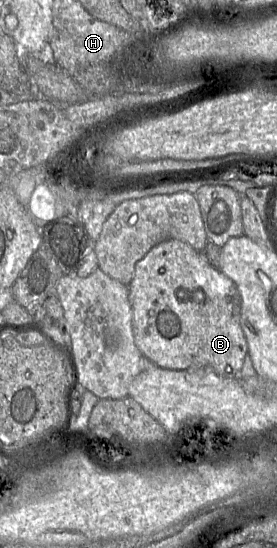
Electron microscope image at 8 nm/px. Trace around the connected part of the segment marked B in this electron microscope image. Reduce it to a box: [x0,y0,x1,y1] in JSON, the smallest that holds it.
[129,239,248,378]

